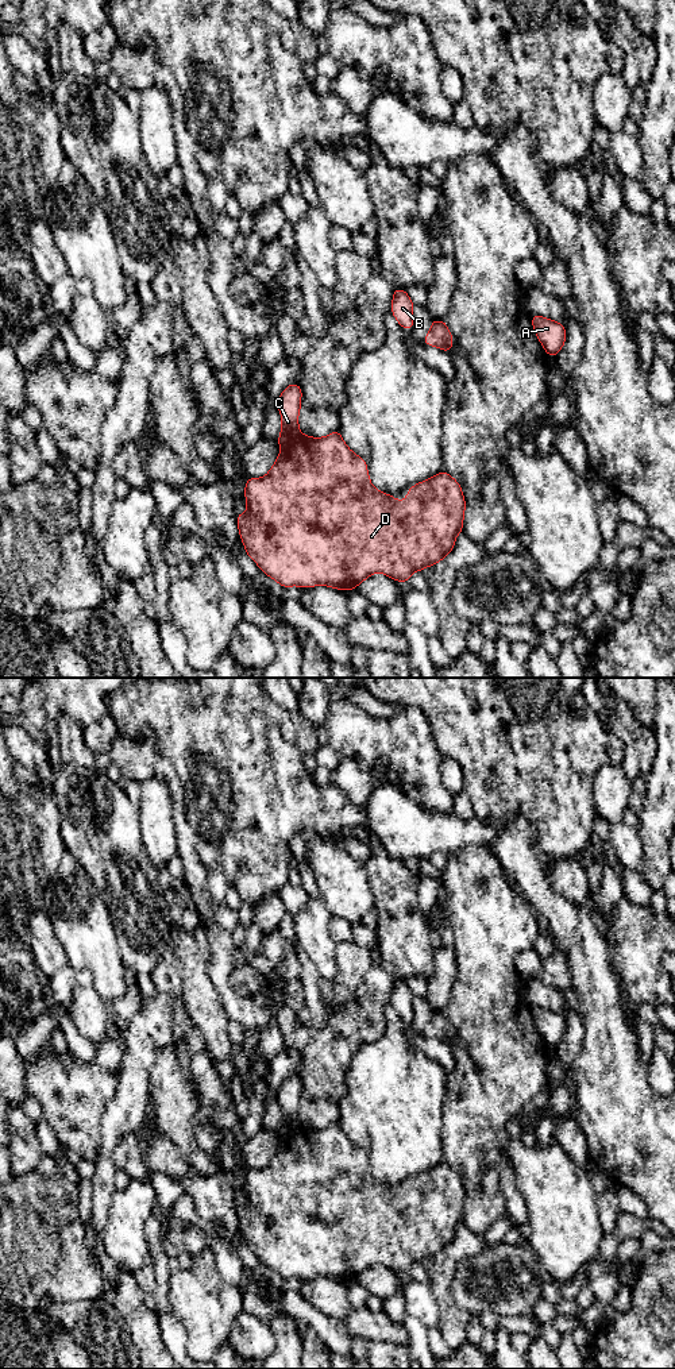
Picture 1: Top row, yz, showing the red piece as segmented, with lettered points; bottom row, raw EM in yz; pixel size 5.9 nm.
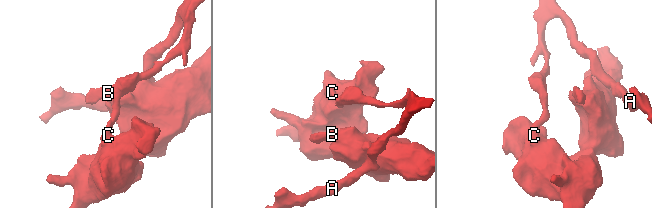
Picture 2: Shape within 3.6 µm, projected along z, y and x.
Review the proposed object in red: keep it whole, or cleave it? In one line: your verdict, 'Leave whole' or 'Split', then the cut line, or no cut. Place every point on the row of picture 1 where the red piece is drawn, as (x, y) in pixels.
Split. Split along yz (299, 432), (281, 446)

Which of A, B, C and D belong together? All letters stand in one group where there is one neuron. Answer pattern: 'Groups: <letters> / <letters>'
Groups: A C / B D

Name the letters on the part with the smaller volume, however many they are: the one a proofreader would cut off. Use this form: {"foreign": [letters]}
{"foreign": ["A", "C"]}

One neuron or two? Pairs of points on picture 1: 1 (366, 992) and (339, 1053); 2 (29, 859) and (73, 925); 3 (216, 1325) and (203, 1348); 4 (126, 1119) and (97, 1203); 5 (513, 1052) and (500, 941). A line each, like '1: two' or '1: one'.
1: one
2: two
3: one
4: one
5: one

